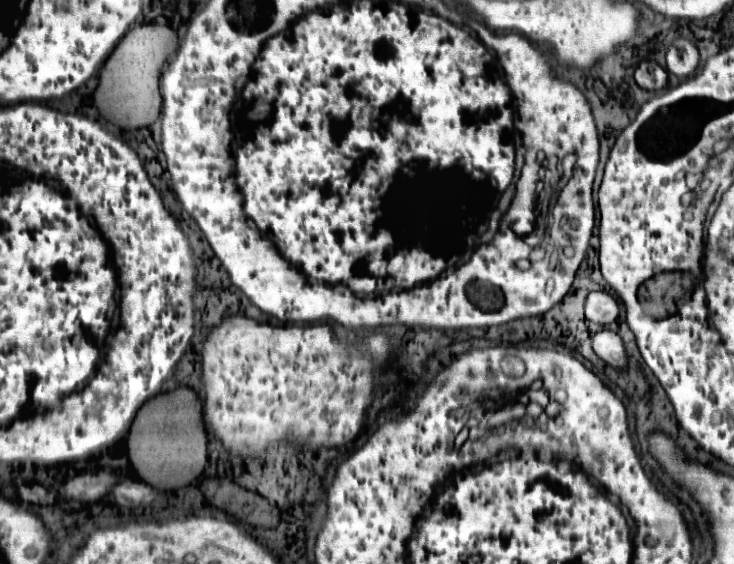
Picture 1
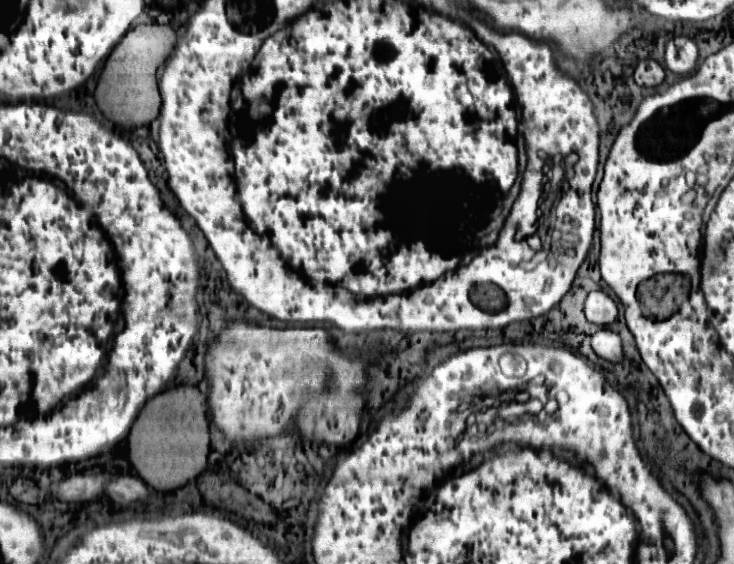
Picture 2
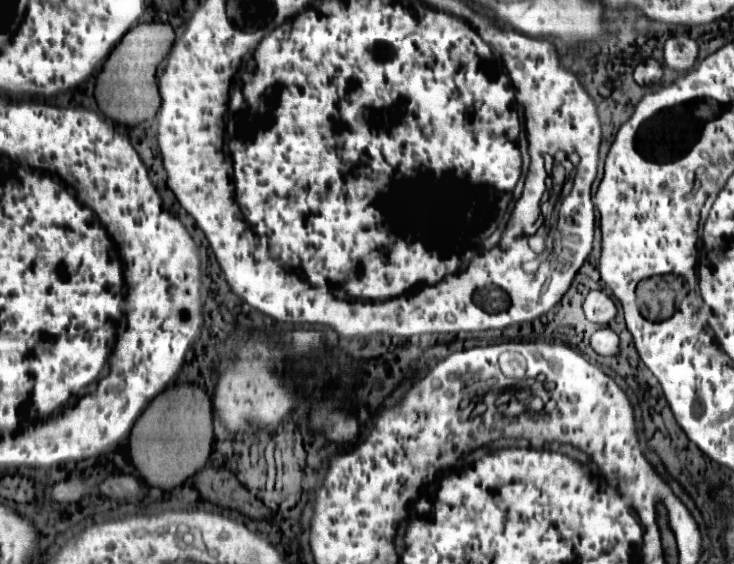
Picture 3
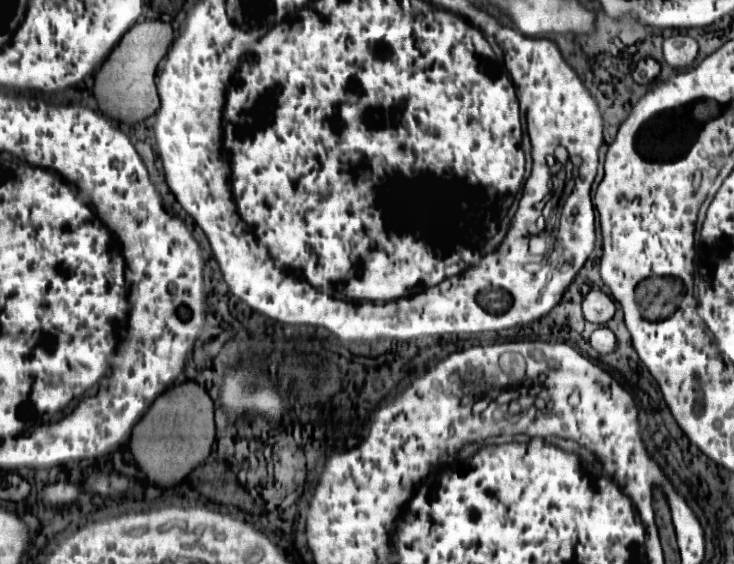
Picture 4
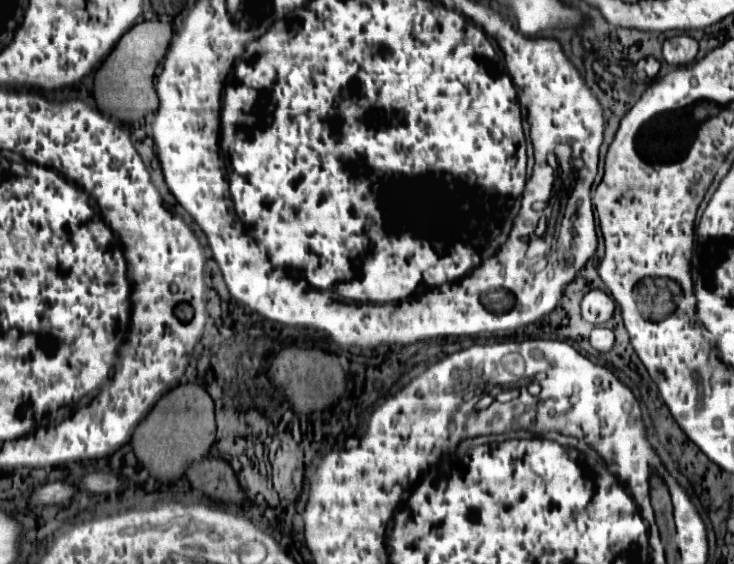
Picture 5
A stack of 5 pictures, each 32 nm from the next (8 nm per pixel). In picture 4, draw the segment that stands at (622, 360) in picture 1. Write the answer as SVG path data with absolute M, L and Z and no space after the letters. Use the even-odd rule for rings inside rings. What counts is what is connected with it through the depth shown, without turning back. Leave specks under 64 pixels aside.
M598 328L590 336L590 344L598 354L608 354L616 348L616 336L610 328Z

